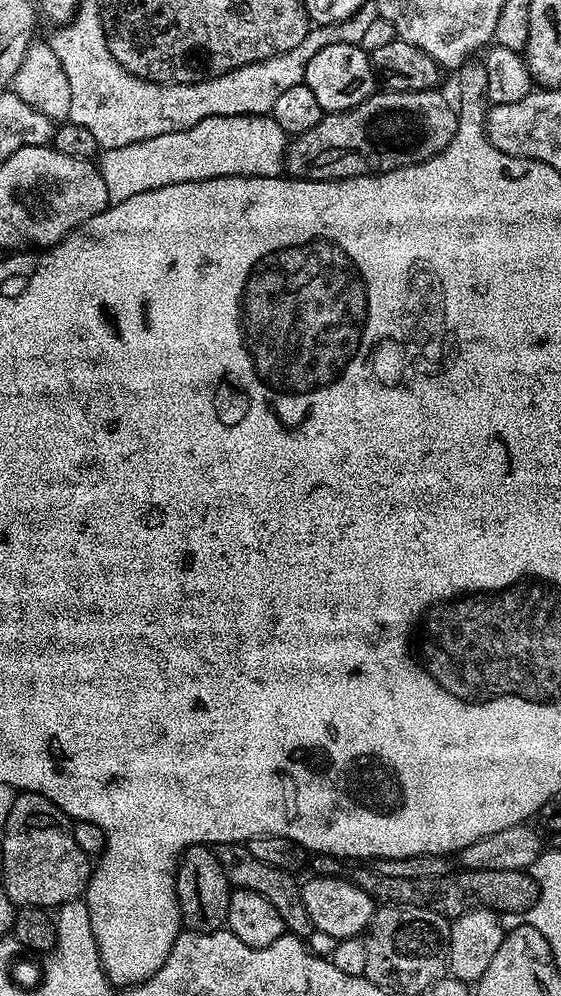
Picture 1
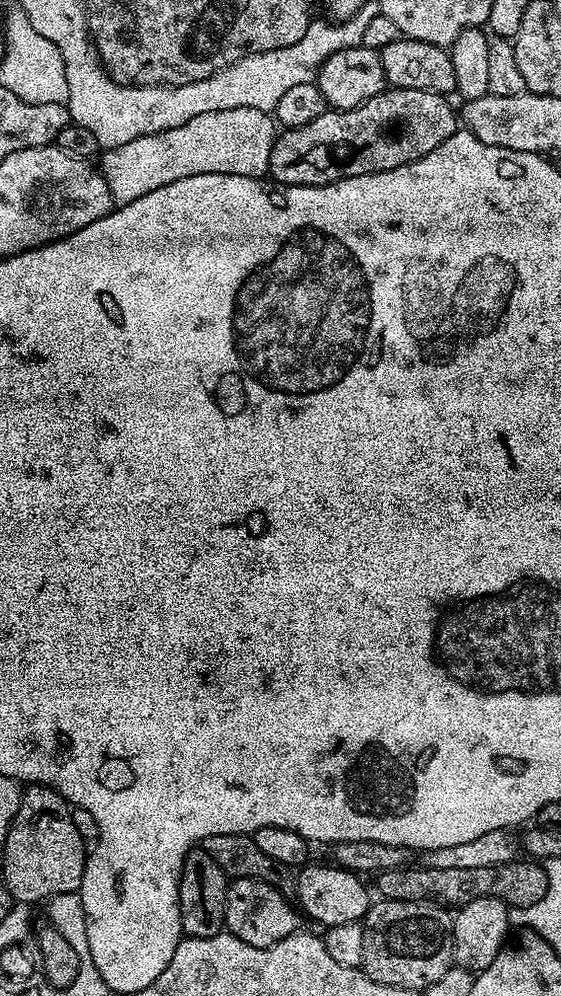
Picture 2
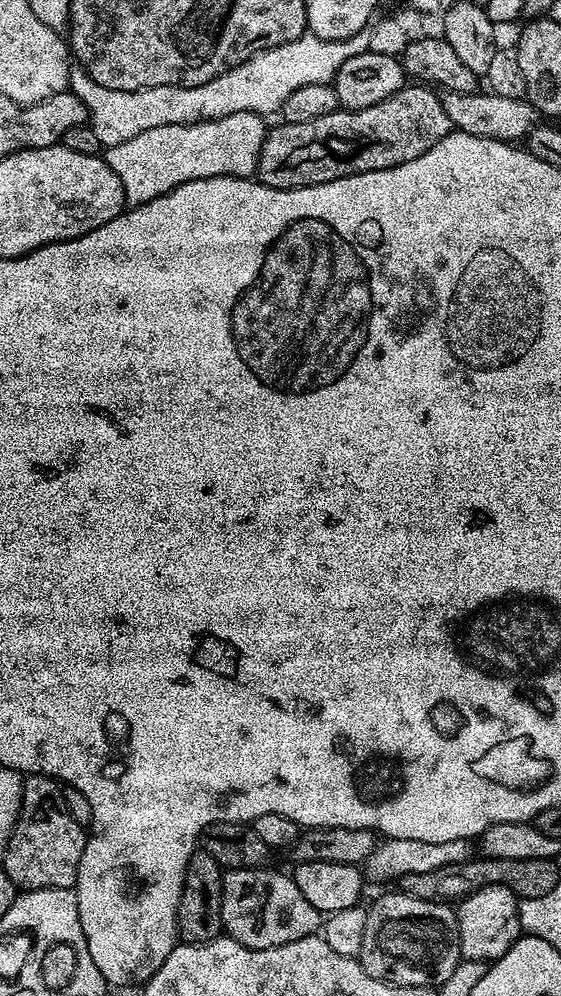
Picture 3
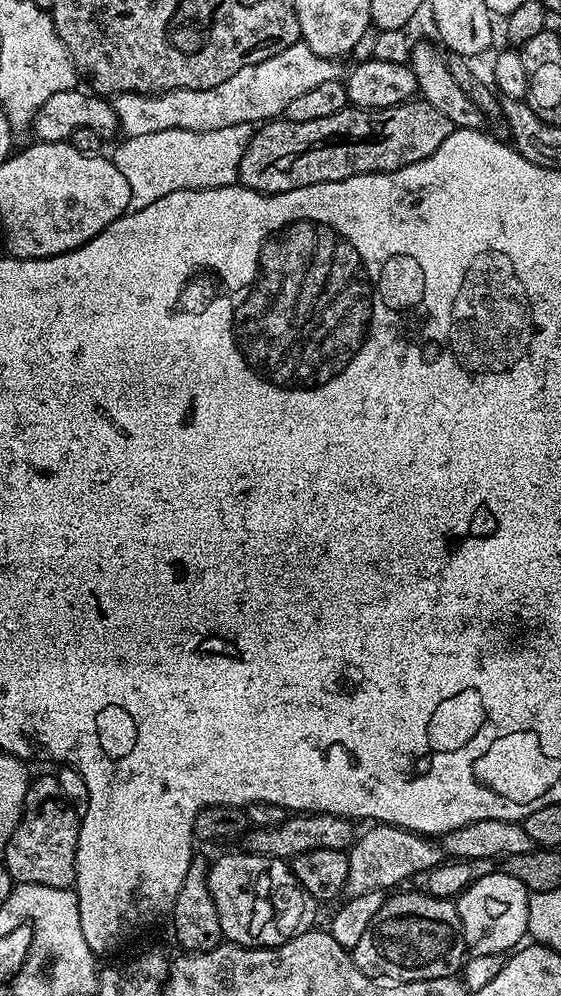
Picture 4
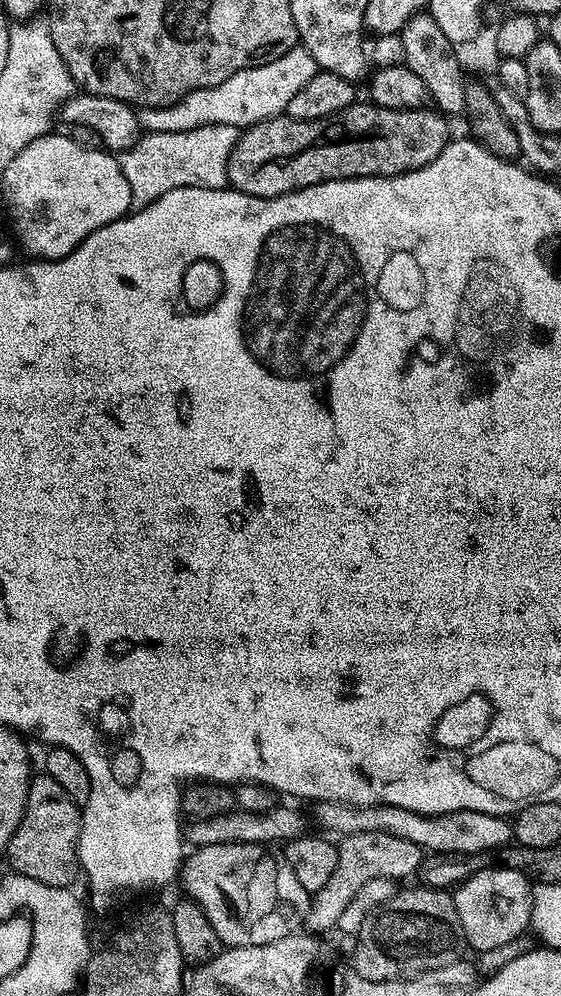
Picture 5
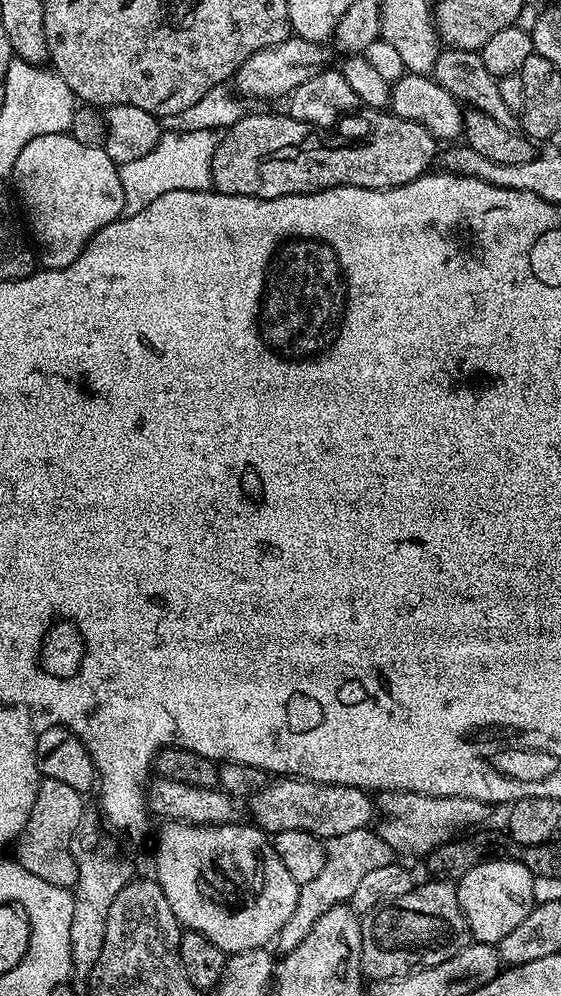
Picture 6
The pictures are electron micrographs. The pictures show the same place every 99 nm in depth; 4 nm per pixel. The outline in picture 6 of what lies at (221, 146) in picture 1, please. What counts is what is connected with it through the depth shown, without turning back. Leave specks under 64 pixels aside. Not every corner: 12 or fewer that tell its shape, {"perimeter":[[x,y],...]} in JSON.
{"perimeter":[[165,131],[119,165],[125,217],[212,188],[215,131]]}

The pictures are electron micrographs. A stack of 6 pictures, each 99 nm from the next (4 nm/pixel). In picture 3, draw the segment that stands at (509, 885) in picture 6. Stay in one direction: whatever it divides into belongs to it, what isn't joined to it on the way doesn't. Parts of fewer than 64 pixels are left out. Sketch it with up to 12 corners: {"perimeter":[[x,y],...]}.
{"perimeter":[[487,884],[459,901],[460,954],[495,962],[522,935],[518,897]]}

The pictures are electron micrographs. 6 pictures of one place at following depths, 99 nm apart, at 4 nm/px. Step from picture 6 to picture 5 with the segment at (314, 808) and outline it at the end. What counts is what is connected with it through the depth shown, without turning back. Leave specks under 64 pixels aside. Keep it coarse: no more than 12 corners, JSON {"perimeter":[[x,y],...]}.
{"perimeter":[[325,800],[325,833],[394,834],[444,858],[492,854],[514,840],[505,817],[423,816],[402,806]]}

